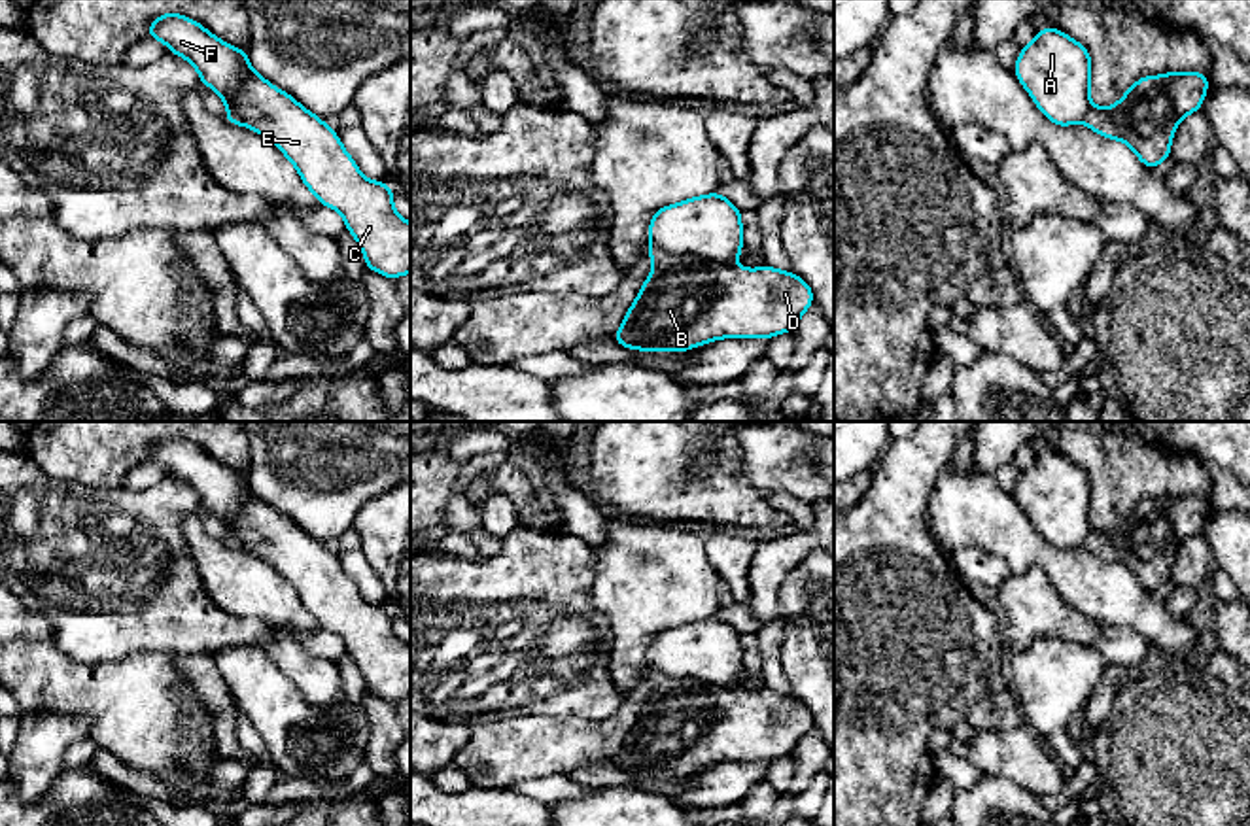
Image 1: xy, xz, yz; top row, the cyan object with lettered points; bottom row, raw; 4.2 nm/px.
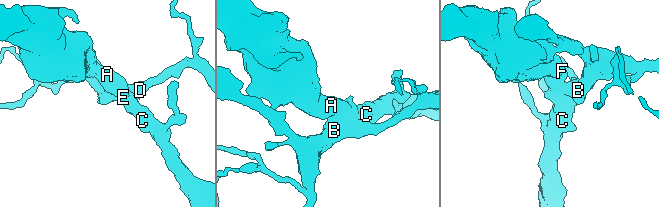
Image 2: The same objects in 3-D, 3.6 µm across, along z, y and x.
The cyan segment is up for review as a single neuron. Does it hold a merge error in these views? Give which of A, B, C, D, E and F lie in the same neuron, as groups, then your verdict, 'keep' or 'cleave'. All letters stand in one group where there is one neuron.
groups A C E F / B D; cleave

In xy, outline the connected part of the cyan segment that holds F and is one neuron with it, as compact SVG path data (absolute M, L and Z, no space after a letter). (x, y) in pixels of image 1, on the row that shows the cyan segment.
M161 13L149 23L146 38L161 40L170 53L189 60L200 83L214 89L227 110L242 119L244 127L269 138L287 157L318 202L344 217L346 231L363 251L365 268L390 280L410 272L410 223L395 212L393 189L386 181L367 180L342 147L340 136L321 117L252 68L248 49L229 45L182 13Z

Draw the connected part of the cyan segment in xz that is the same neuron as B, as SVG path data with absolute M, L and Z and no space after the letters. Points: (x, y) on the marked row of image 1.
M649 248L647 255L652 272L626 310L620 329L611 335L634 352L688 352L719 338L772 338L790 333L815 301L809 284L798 274L768 265L739 268L694 255L671 255L658 248Z

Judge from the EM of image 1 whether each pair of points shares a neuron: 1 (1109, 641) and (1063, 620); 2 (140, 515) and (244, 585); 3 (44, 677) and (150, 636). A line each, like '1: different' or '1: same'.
1: different
2: different
3: different

